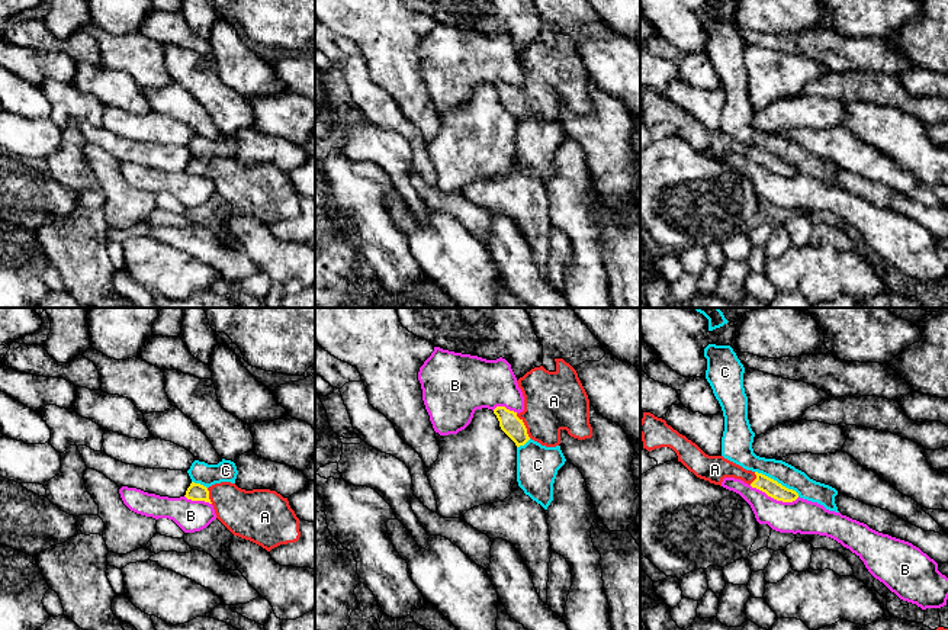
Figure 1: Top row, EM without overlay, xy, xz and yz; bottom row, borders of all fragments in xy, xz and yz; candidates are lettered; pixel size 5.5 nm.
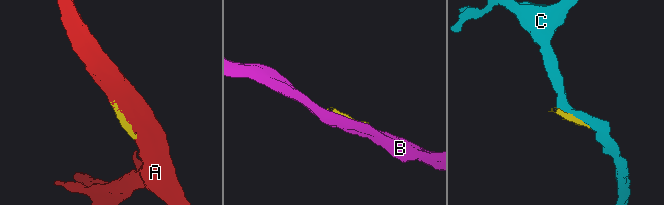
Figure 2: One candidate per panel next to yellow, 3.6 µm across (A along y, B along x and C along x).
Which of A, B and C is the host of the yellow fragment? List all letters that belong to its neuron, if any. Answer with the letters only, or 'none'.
A

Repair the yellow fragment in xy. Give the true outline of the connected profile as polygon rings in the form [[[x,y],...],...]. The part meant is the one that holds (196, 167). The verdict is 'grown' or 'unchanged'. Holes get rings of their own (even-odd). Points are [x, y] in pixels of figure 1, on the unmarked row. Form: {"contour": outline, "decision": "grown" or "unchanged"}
{"contour": [[[192,157],[184,171],[212,179],[216,193],[234,210],[250,215],[267,226],[280,219],[295,218],[301,212],[299,193],[287,173],[276,165],[245,165],[231,157],[206,163]]], "decision": "grown"}

